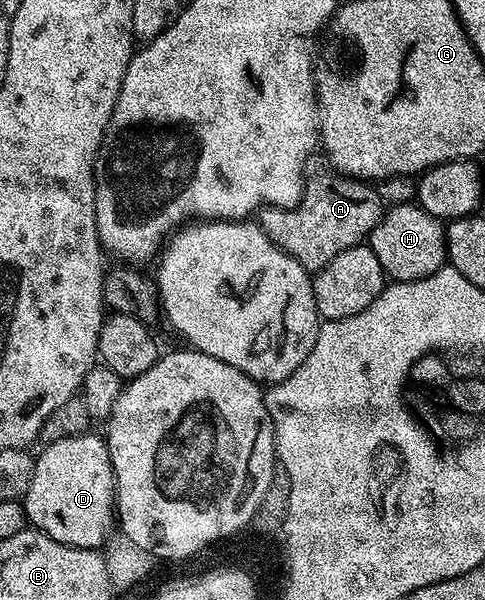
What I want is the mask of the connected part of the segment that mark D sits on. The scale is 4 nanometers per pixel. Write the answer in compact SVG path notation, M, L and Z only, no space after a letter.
M88 434L50 441L43 453L34 457L32 481L21 507L30 527L49 534L62 544L74 548L102 549L111 524L117 520L115 475L106 439Z

